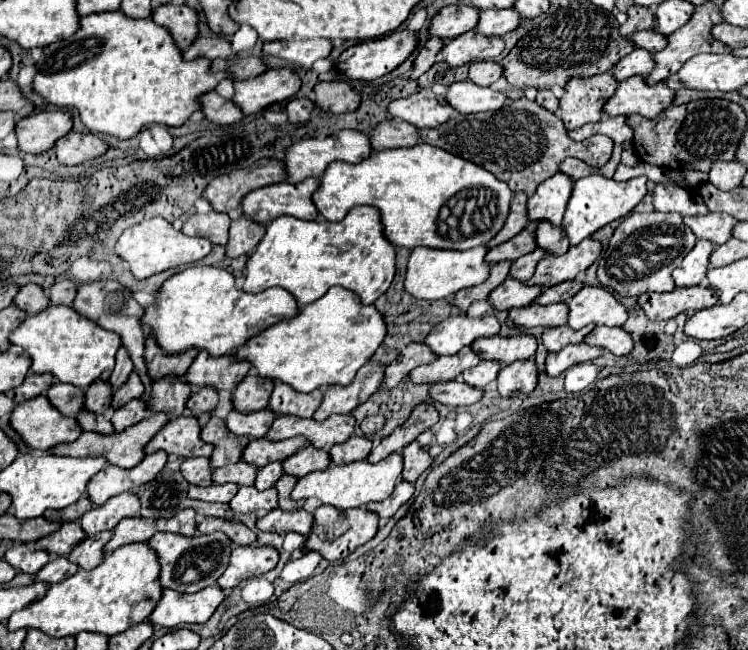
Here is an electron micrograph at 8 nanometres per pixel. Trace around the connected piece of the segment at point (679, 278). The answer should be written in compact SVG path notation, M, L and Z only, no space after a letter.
M697 241L697 245L687 253L681 265L673 271L673 279L677 287L701 285L705 281L705 271L709 269L709 257L713 253L711 241Z

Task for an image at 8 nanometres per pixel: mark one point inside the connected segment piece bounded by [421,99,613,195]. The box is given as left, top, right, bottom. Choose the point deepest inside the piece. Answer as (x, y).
(521, 144)

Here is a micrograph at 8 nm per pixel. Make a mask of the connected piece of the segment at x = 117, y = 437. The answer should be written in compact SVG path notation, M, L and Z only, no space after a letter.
M151 413L147 419L139 421L137 425L131 425L129 429L125 429L125 433L111 433L111 435L101 435L101 433L81 433L79 439L75 439L73 443L61 443L55 445L51 451L57 455L69 455L69 457L97 457L103 455L109 459L109 463L129 469L135 467L143 461L145 457L145 445L149 439L153 439L153 435L167 423L167 415L165 413Z

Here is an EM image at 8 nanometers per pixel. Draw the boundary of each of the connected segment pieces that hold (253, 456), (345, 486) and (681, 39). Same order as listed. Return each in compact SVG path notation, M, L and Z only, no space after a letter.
M267 437L251 439L243 451L243 461L263 467L271 461L287 459L289 455L297 453L305 445L307 445L305 437L293 437L293 439L285 439L285 441L269 441Z
M391 453L379 463L353 461L345 465L329 465L325 471L309 473L301 477L293 489L293 499L309 499L319 497L323 503L333 505L337 509L349 509L349 507L365 507L369 501L383 501L393 491L395 483L401 479L401 453Z
M707 1L707 5L699 5L697 9L695 9L695 13L693 13L693 17L683 25L683 27L679 27L675 33L671 33L667 39L669 39L669 45L663 49L663 51L659 51L659 53L655 53L653 55L653 59L655 59L655 69L649 73L649 77L647 77L647 83L649 85L653 85L653 83L659 83L659 81L663 81L663 79L667 79L667 77L671 77L671 75L675 75L693 55L697 55L697 53L723 53L723 51L729 51L729 47L727 45L721 45L721 41L713 41L713 35L709 33L709 29L713 29L713 21L711 21L711 13L713 11L719 11L719 7L715 5L715 1Z

